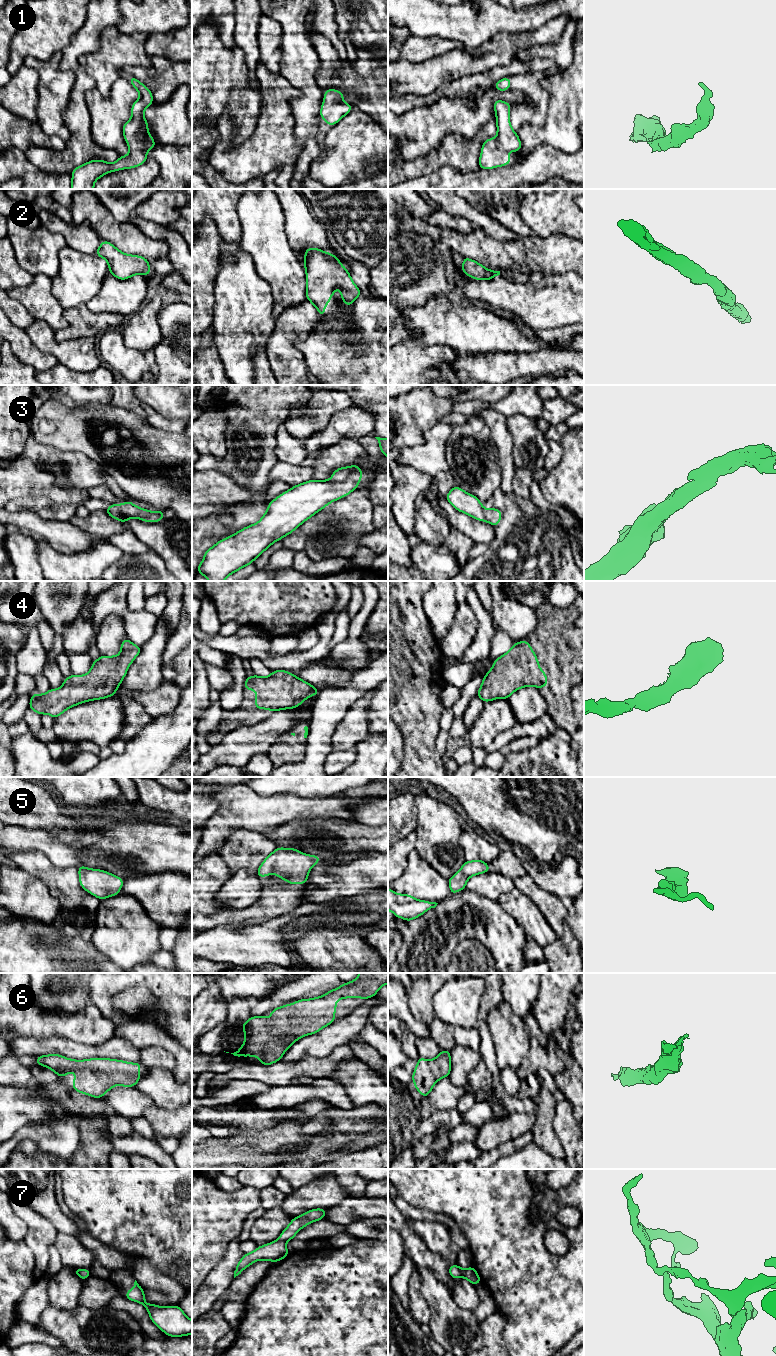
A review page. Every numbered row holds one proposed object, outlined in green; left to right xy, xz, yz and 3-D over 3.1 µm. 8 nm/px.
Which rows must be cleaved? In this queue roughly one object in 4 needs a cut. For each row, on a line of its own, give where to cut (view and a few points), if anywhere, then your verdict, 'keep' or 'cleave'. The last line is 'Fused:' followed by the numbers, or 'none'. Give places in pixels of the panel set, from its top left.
1: no cut; keep
2: no cut; keep
3: no cut; keep
4: no cut; keep
5: no cut; keep
6: no cut; keep
7: no cut; keep
Fused: none

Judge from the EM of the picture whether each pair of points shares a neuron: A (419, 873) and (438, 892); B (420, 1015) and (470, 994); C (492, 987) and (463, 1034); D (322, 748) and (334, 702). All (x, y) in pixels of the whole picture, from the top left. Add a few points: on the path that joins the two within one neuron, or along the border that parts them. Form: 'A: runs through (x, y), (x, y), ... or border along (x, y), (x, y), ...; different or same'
A: runs through (424, 878), (433, 887); same
B: runs through (432, 1003), (441, 994), (458, 994); same
C: border along (476, 1027), (480, 1034), (480, 1050); different
D: runs through (320, 737), (321, 728), (327, 713); same

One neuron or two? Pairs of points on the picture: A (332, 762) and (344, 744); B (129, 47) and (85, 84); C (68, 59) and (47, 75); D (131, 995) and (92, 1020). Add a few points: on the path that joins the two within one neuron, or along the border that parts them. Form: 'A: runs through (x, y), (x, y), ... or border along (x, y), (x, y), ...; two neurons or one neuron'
A: border along (354, 747), (348, 750), (333, 751); two neurons
B: border along (79, 57), (79, 65), (94, 80), (96, 87); two neurons
C: border along (61, 51), (60, 67), (74, 73); two neurons
D: border along (90, 1000), (116, 1026); two neurons

